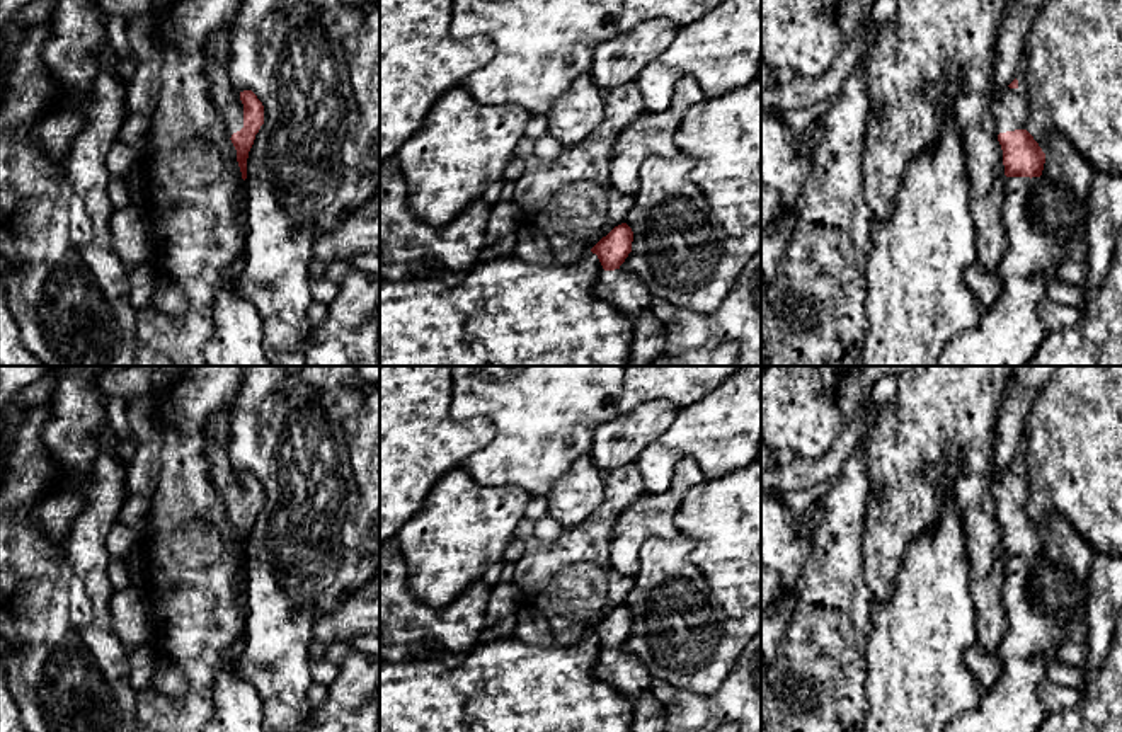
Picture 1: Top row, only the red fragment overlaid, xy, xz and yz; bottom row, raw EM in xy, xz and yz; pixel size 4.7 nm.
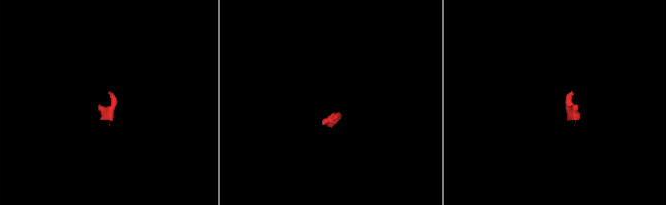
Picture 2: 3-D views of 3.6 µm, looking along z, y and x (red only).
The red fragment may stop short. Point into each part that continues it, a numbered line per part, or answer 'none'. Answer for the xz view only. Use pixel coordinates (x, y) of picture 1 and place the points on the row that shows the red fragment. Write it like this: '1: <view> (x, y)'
1: xz (627, 293)

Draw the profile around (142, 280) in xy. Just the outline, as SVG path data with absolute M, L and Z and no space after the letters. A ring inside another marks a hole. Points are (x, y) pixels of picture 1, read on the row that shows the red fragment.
M143 262L128 271L129 277L129 300L135 312L145 308L150 303L152 291L157 283L157 274Z

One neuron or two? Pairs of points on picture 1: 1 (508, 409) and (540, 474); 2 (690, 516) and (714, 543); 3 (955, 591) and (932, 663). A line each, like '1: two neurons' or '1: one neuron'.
1: one neuron
2: one neuron
3: one neuron

